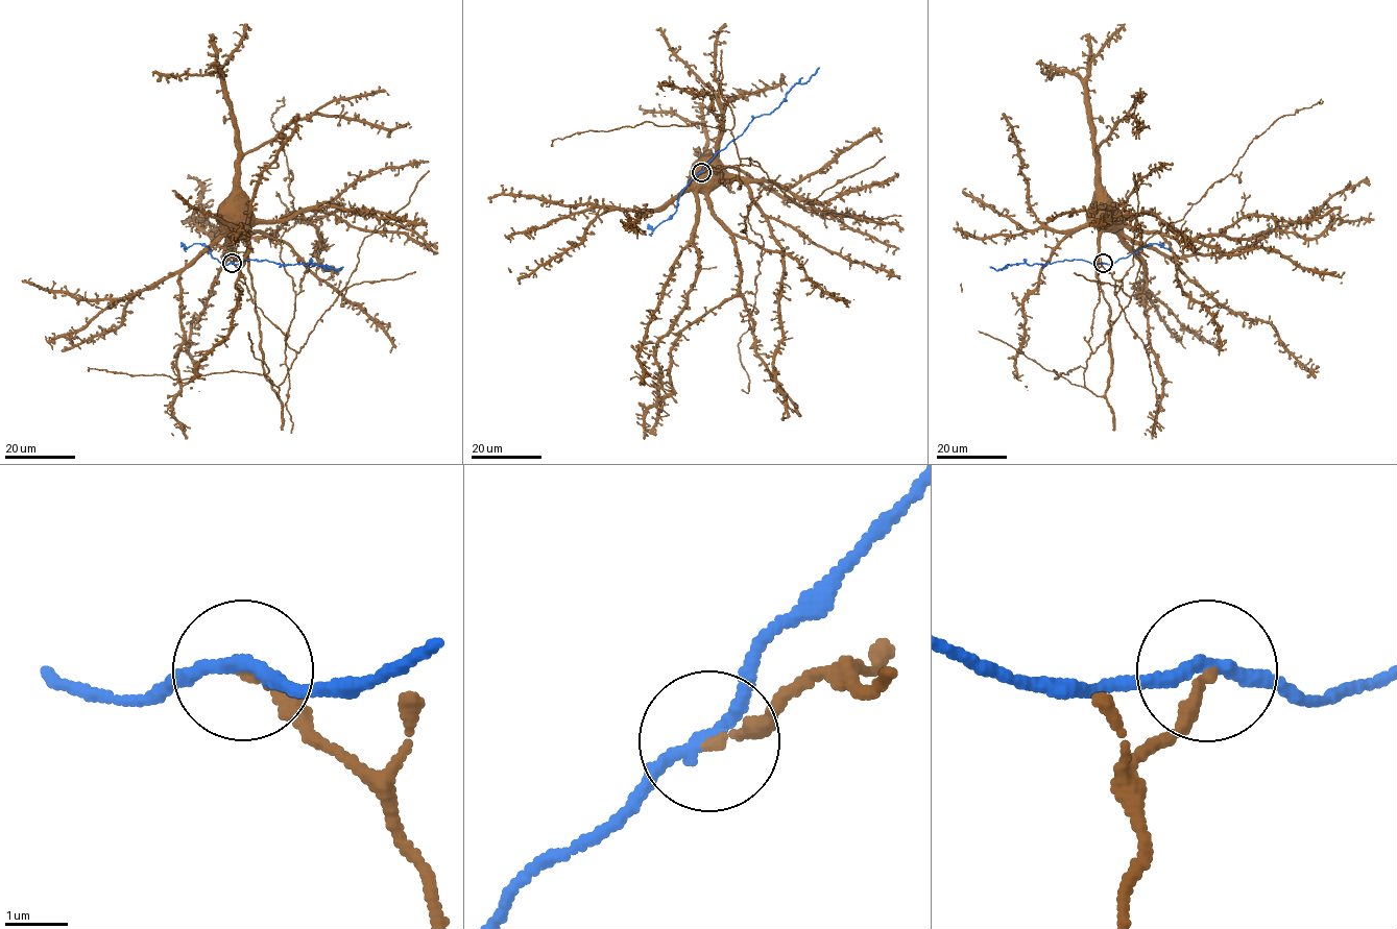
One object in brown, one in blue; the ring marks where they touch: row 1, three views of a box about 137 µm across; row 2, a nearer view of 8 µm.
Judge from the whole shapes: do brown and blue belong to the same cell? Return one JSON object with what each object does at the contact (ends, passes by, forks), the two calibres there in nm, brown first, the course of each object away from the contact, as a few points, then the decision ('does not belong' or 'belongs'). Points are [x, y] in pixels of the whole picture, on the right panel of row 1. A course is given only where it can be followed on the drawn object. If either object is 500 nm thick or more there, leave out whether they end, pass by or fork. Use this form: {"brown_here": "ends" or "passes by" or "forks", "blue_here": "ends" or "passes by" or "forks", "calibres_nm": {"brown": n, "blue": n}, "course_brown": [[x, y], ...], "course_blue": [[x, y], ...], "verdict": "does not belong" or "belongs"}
{"brown_here": "ends", "blue_here": "passes by", "calibres_nm": {"brown": 160, "blue": 200}, "course_brown": [[1103, 263], [1084, 374], [1084, 385], [1101, 396], [1111, 366], [1109, 303], [1097, 274], [1104, 212]], "course_blue": [[1103, 263], [1065, 260], [1044, 264], [1008, 264], [997, 270], [989, 266]], "verdict": "does not belong"}

